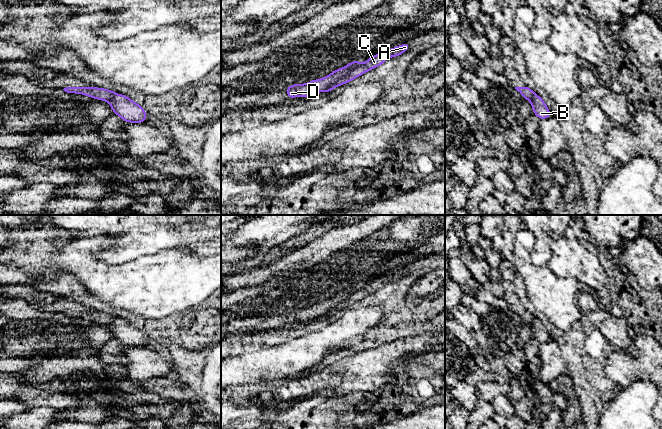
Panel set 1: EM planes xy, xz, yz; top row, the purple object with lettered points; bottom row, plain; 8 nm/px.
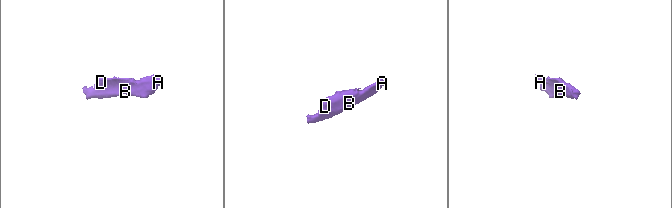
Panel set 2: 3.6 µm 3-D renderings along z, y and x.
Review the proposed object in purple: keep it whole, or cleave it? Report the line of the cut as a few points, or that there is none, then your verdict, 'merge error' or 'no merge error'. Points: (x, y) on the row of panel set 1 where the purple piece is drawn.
xz (363, 63), (351, 69), (324, 90) | merge error

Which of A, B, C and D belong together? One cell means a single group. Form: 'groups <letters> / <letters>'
groups A B C / D

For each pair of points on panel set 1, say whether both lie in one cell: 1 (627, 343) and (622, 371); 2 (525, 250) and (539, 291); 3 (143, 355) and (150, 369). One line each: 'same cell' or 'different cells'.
1: different cells
2: same cell
3: same cell

